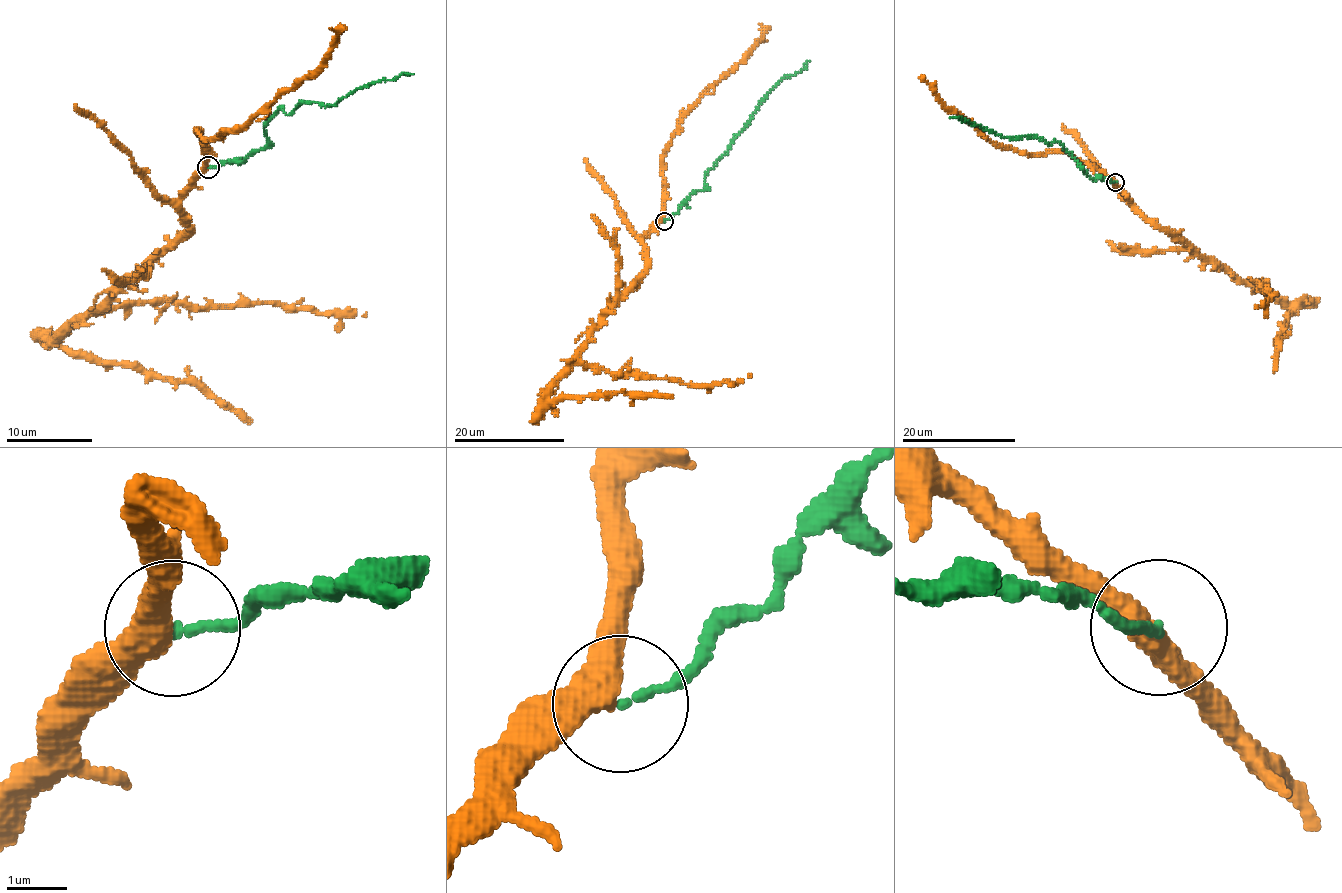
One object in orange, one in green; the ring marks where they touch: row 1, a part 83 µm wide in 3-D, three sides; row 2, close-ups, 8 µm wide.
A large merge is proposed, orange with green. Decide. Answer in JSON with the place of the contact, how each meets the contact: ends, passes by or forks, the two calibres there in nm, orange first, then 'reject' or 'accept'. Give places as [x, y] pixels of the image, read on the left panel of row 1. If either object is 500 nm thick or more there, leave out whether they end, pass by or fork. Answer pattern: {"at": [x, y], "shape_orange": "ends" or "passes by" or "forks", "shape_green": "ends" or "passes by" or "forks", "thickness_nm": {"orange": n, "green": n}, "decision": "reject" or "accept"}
{"at": [208, 167], "shape_orange": "passes by", "shape_green": "ends", "thickness_nm": {"orange": 440, "green": 130}, "decision": "reject"}

